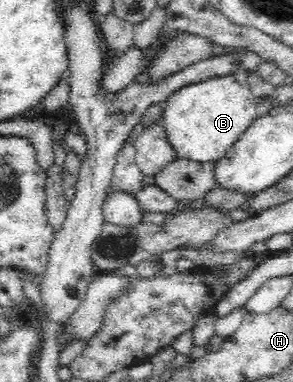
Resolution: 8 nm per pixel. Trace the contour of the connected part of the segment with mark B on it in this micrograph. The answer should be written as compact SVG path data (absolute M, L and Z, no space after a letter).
M238 69L232 74L178 89L164 102L159 123L164 128L176 158L198 163L213 162L225 156L256 119L256 101L249 88L246 72Z

